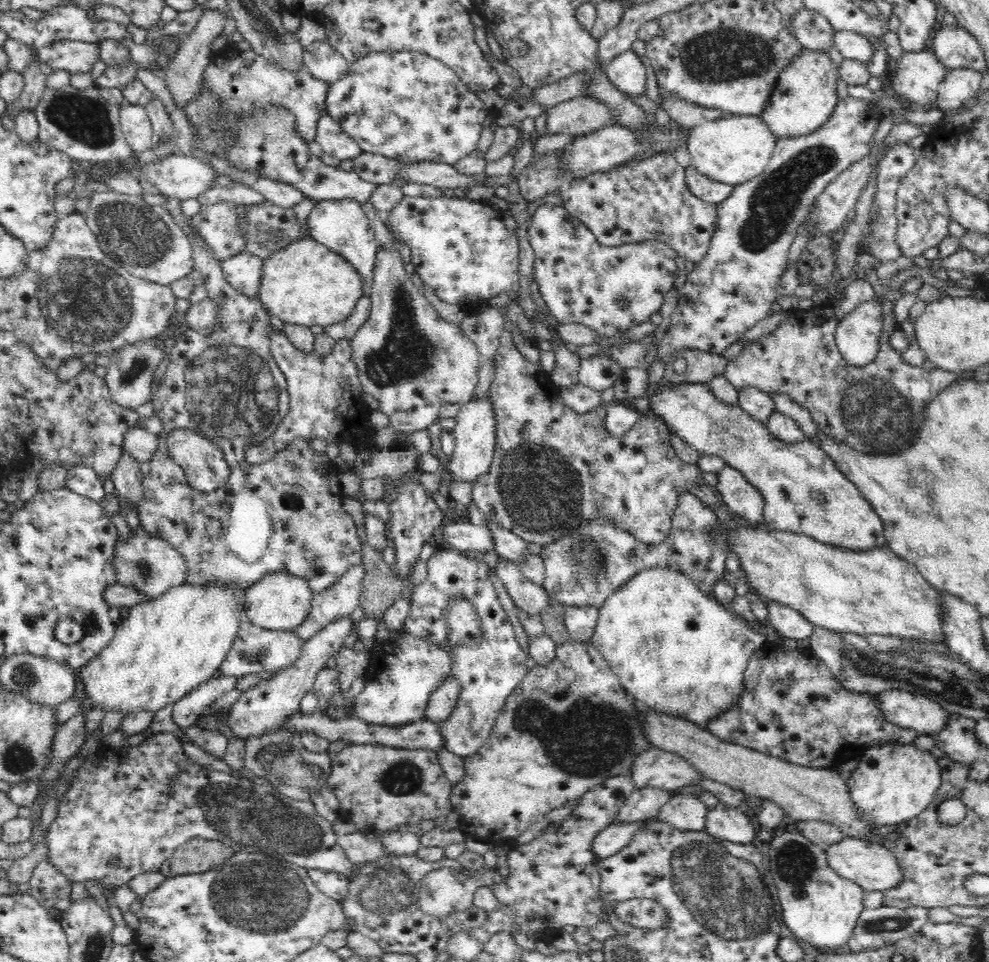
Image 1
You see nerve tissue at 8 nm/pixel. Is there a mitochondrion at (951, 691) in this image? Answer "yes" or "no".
yes

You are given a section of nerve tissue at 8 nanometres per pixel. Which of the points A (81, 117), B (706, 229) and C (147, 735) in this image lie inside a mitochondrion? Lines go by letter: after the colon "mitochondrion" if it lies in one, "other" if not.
A: mitochondrion
B: other
C: other

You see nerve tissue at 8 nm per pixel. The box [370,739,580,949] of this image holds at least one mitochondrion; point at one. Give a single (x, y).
(402, 777)

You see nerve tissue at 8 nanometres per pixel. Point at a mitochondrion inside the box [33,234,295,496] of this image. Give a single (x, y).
(228, 388)

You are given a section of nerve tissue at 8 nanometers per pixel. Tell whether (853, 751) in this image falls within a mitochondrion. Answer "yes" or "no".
no

